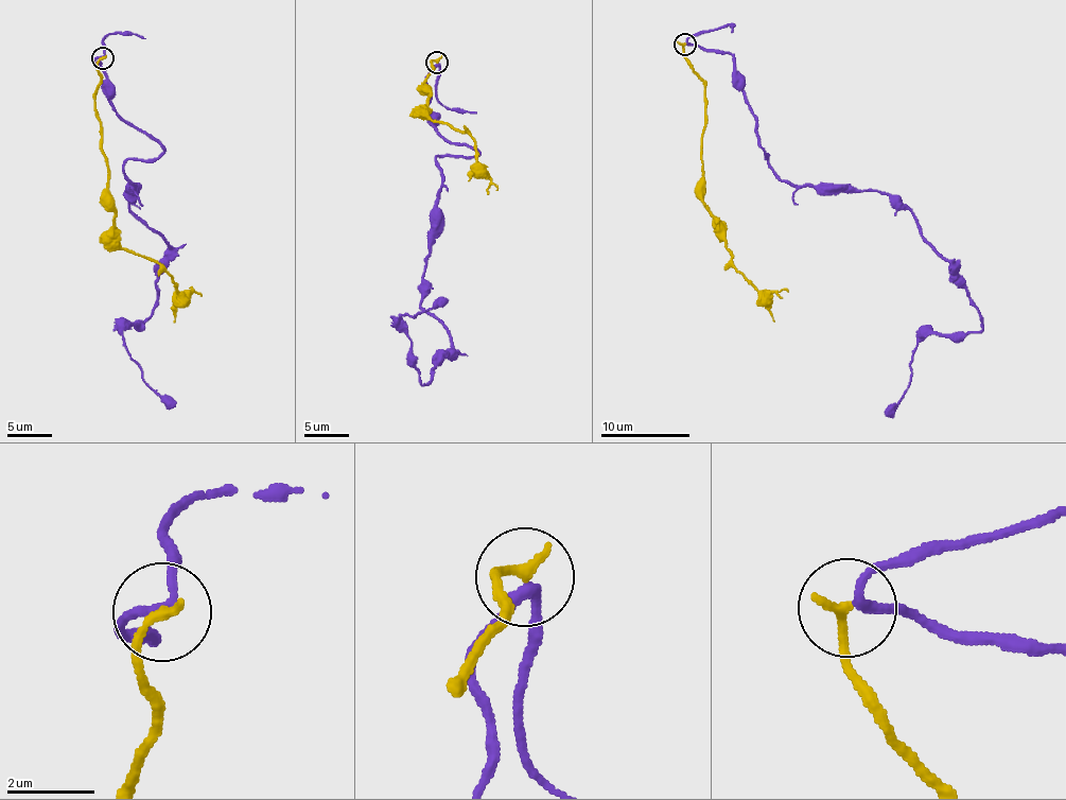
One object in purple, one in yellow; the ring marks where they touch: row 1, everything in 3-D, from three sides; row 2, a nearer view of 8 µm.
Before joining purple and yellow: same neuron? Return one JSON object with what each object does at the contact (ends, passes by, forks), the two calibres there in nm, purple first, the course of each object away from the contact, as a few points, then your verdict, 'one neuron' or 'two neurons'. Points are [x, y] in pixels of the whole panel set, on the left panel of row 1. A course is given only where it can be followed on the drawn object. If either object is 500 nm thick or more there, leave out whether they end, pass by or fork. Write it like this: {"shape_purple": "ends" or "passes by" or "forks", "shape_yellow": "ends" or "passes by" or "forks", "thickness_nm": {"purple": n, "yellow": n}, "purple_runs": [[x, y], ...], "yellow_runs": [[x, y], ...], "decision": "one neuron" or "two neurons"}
{"shape_purple": "passes by", "shape_yellow": "ends", "thickness_nm": {"purple": 200, "yellow": 260}, "purple_runs": [[102, 57], [112, 110], [163, 151], [124, 171], [169, 265], [123, 336], [175, 405]], "yellow_runs": [[102, 57], [94, 96], [116, 237], [170, 275], [179, 291], [191, 289]], "decision": "two neurons"}

